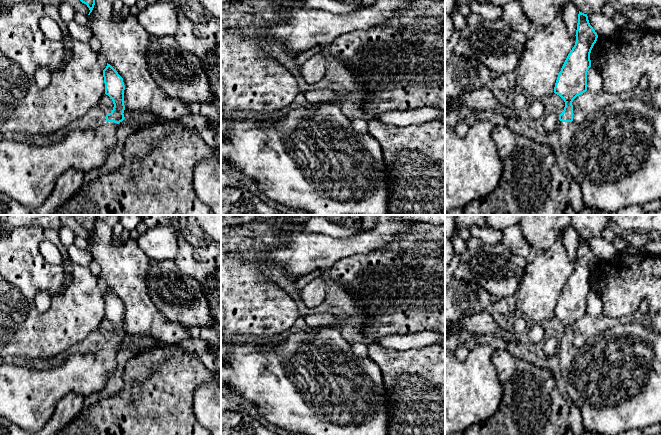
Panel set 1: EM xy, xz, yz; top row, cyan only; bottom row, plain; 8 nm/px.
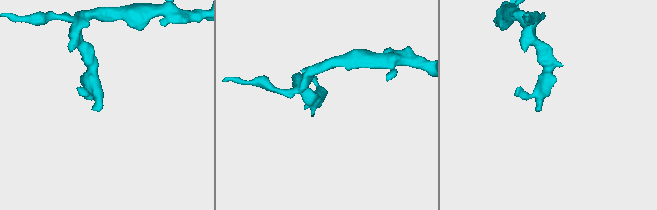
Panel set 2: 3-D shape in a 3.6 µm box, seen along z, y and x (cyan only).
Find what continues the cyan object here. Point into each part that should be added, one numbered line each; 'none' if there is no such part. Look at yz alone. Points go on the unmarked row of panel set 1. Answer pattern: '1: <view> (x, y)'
1: yz (614, 379)

